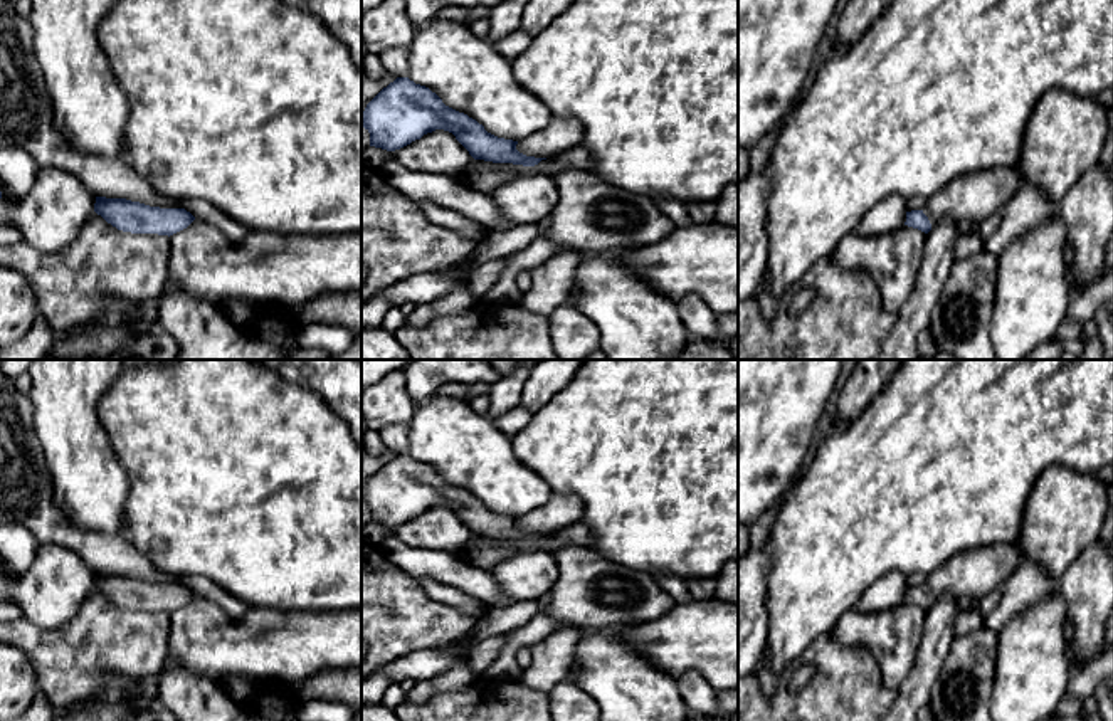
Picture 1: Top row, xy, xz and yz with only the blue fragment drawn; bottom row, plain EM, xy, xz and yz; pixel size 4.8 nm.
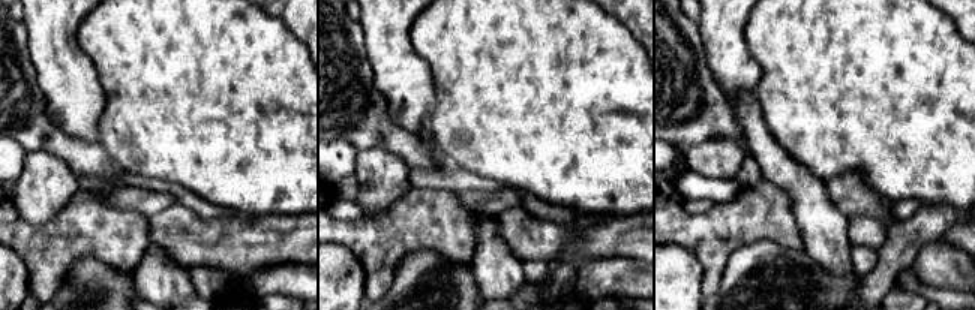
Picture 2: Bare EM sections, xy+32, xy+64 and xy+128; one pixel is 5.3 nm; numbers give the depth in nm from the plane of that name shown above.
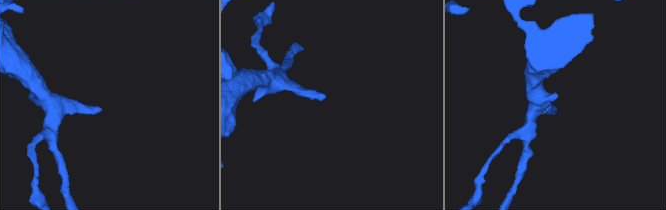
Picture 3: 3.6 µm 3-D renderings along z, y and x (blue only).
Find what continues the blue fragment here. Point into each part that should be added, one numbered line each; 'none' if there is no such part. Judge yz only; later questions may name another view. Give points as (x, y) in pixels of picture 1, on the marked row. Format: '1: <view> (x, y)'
1: yz (970, 199)

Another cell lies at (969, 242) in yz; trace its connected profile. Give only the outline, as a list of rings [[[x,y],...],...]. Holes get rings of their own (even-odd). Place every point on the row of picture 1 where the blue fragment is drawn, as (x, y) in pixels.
[[[963,227],[955,245],[955,257],[960,261],[968,255],[978,254],[985,249],[984,244],[985,240],[977,232],[977,229]]]

